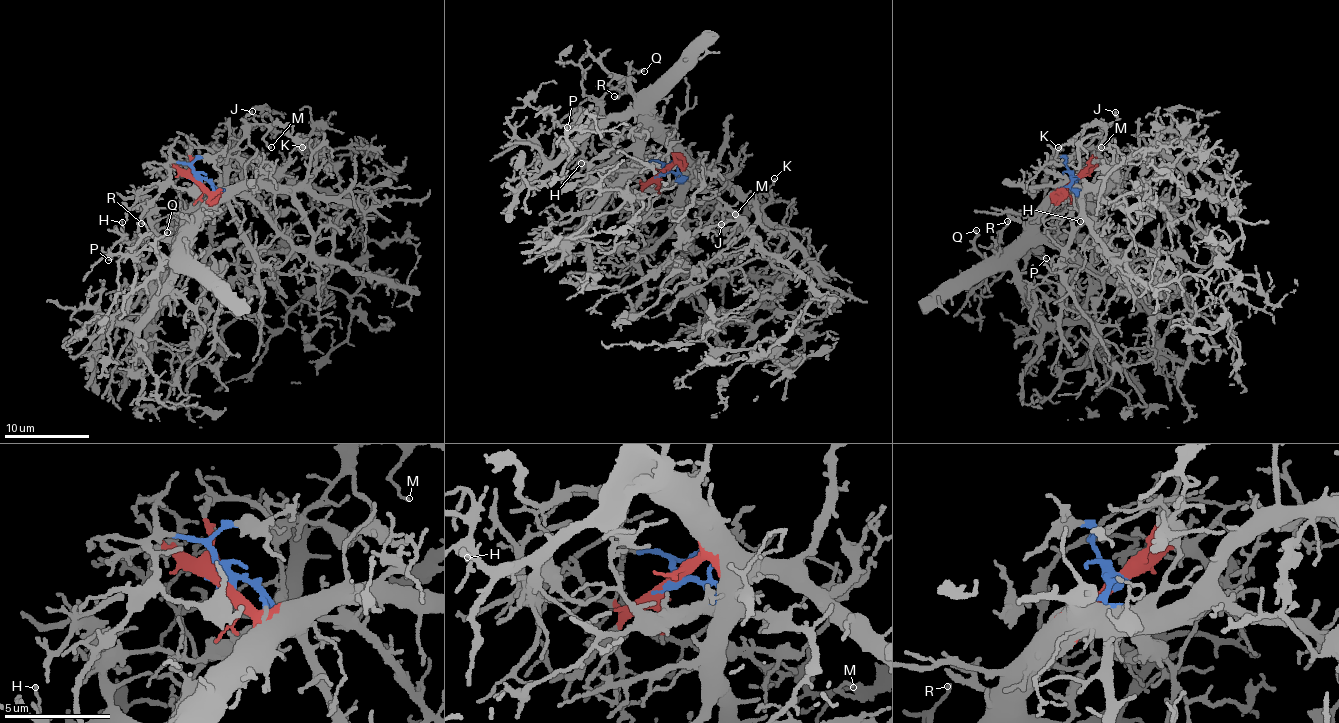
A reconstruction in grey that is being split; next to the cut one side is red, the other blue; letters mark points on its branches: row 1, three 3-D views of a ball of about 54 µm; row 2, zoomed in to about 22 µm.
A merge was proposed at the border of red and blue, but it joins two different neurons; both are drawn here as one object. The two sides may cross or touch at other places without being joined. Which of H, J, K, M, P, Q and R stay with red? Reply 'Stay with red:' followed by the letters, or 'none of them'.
Stay with red: H, Q, R

